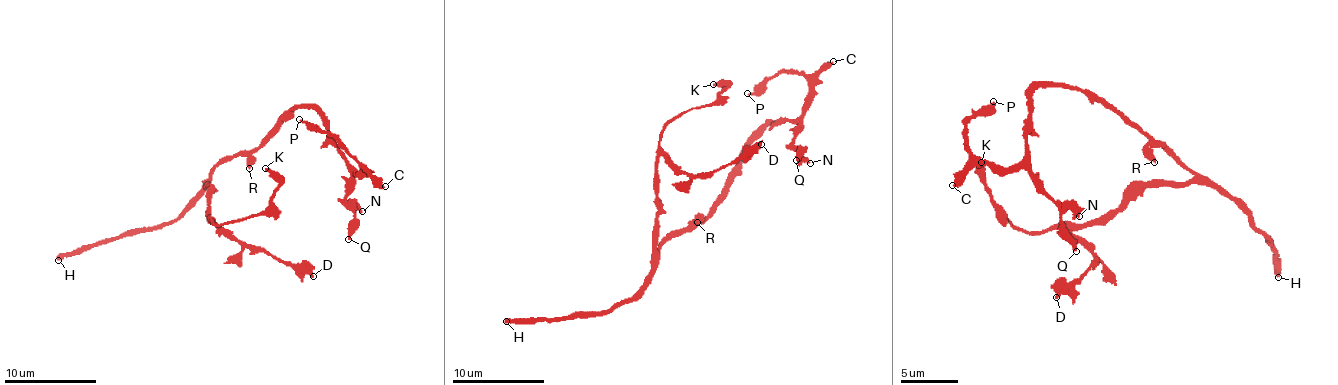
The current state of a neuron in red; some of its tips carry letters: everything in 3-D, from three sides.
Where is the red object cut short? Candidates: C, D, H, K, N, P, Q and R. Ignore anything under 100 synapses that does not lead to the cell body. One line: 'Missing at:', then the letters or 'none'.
Missing at: H

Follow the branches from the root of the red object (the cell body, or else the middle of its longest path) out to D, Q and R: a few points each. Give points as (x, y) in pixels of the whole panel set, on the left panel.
D: (251, 149), (226, 156), (212, 170), (210, 218), (235, 239), (265, 248), (313, 276)
Q: (251, 149), (295, 108), (313, 108), (350, 172), (345, 202), (355, 214), (355, 230), (348, 239)
R: (251, 149), (249, 168)

